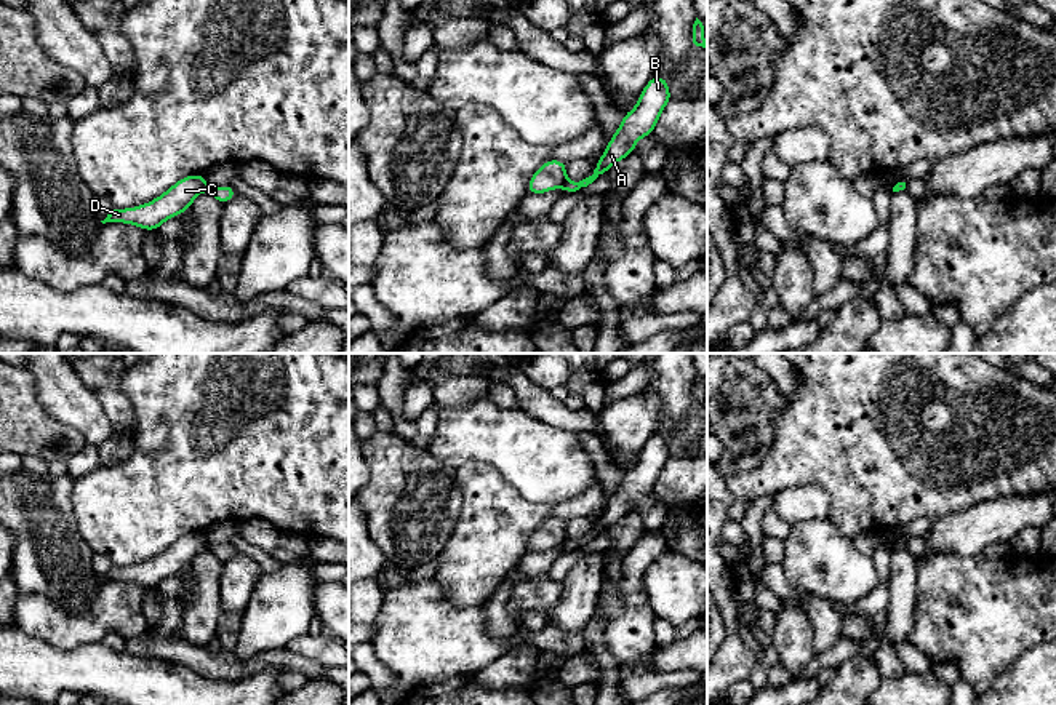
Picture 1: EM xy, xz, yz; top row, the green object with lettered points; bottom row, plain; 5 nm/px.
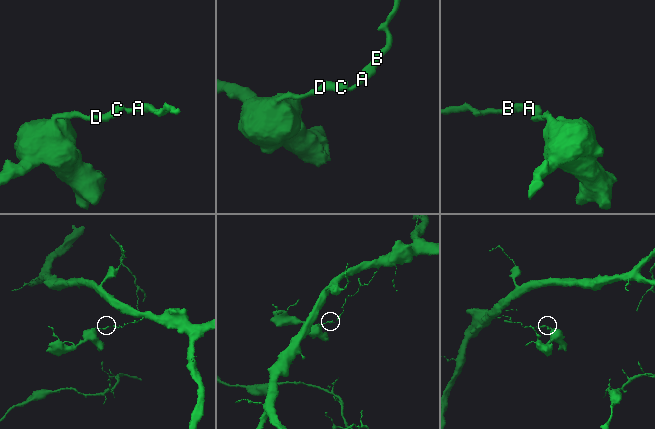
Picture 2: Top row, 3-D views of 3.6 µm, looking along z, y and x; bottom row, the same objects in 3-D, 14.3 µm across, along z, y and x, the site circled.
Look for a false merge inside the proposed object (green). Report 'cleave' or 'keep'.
cleave

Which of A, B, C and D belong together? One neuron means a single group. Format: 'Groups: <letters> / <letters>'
Groups: A B / C D

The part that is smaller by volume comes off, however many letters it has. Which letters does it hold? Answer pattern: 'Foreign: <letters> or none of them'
Foreign: C, D

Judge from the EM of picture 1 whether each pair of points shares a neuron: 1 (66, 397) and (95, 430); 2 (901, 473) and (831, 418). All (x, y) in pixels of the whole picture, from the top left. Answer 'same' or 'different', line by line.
1: same
2: same

